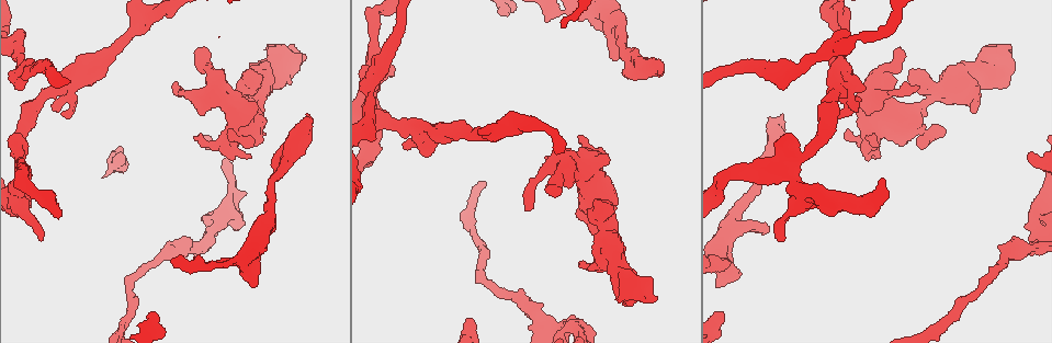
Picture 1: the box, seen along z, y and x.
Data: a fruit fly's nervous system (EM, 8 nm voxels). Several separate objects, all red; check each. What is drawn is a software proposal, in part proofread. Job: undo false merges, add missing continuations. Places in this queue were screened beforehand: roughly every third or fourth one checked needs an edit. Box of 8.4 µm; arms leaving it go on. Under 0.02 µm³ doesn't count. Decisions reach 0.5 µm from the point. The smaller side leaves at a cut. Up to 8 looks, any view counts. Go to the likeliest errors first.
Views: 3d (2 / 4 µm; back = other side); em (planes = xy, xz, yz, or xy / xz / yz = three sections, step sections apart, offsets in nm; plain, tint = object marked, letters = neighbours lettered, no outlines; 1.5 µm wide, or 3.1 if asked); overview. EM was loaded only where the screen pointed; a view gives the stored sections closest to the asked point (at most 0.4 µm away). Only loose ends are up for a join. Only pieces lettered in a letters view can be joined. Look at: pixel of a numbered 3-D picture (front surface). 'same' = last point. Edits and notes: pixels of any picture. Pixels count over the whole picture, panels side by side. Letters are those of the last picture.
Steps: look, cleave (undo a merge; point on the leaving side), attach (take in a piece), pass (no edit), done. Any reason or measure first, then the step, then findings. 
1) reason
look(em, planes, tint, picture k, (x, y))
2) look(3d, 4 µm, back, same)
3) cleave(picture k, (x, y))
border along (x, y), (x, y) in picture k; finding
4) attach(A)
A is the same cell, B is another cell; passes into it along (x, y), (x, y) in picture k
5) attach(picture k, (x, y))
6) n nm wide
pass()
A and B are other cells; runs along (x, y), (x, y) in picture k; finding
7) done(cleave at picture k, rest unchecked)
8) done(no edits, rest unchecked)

free end
look(em, planes, letters, picture 1, (580, 267))

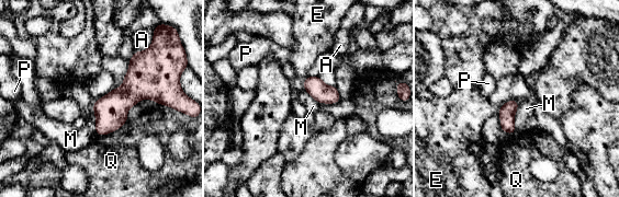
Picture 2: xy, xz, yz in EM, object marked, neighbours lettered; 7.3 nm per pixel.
pass()
A, E, M, P and Q are other cells; border along (519, 101), (515, 113), (515, 132) in picture 2; no lettered piece goes on from it

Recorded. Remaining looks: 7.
look(3d, 4 µm, picture 1, (1011, 46))

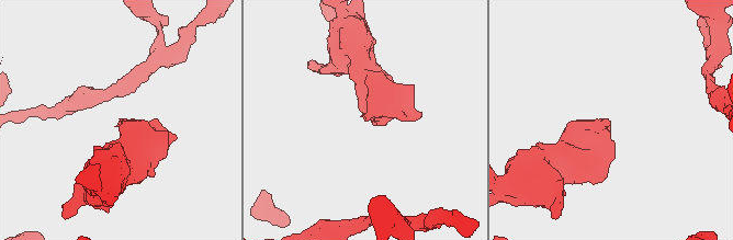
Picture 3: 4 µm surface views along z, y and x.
look(em, planes, plain, picture 3, (121, 123))

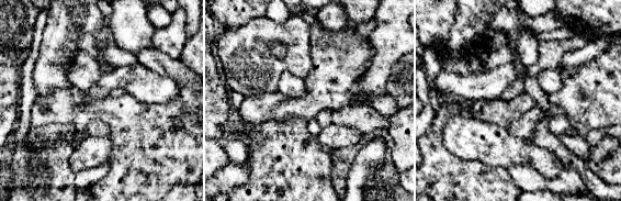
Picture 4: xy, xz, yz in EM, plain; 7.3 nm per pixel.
see the neighbours
look(em, planes, letters, same)

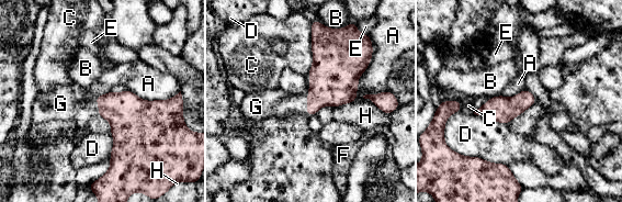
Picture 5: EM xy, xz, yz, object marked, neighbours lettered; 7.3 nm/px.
attach(G)
G is the same cell, A, B, C, D, E, F and H are other cells; passes into it along (332, 81), (307, 104), (273, 103) in picture 5; it goes on there

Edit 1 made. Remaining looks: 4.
an open end
look(em, xy, step 4, tint, picture 1, (850, 33))

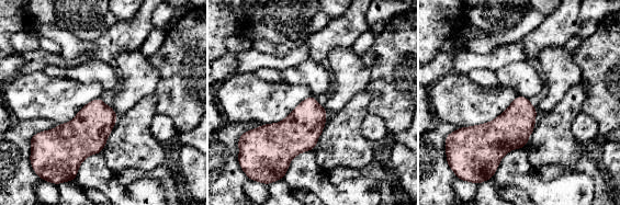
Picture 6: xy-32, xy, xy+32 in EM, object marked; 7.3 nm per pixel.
look(em, planes, letters, same)

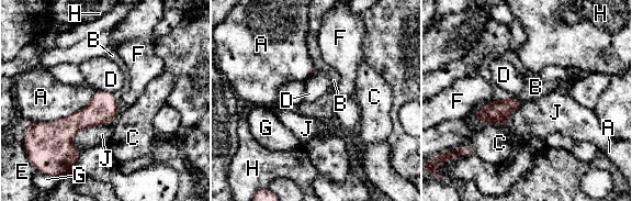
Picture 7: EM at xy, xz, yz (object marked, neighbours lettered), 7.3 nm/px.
A touches over 500 nm
pass()
A, B, C, D, E, F, G, H and J are other cells; border along (112, 124), (80, 130), (75, 148) in picture 7; none of them fits

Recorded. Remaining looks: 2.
done(attach at picture 5, rest unchecked)

